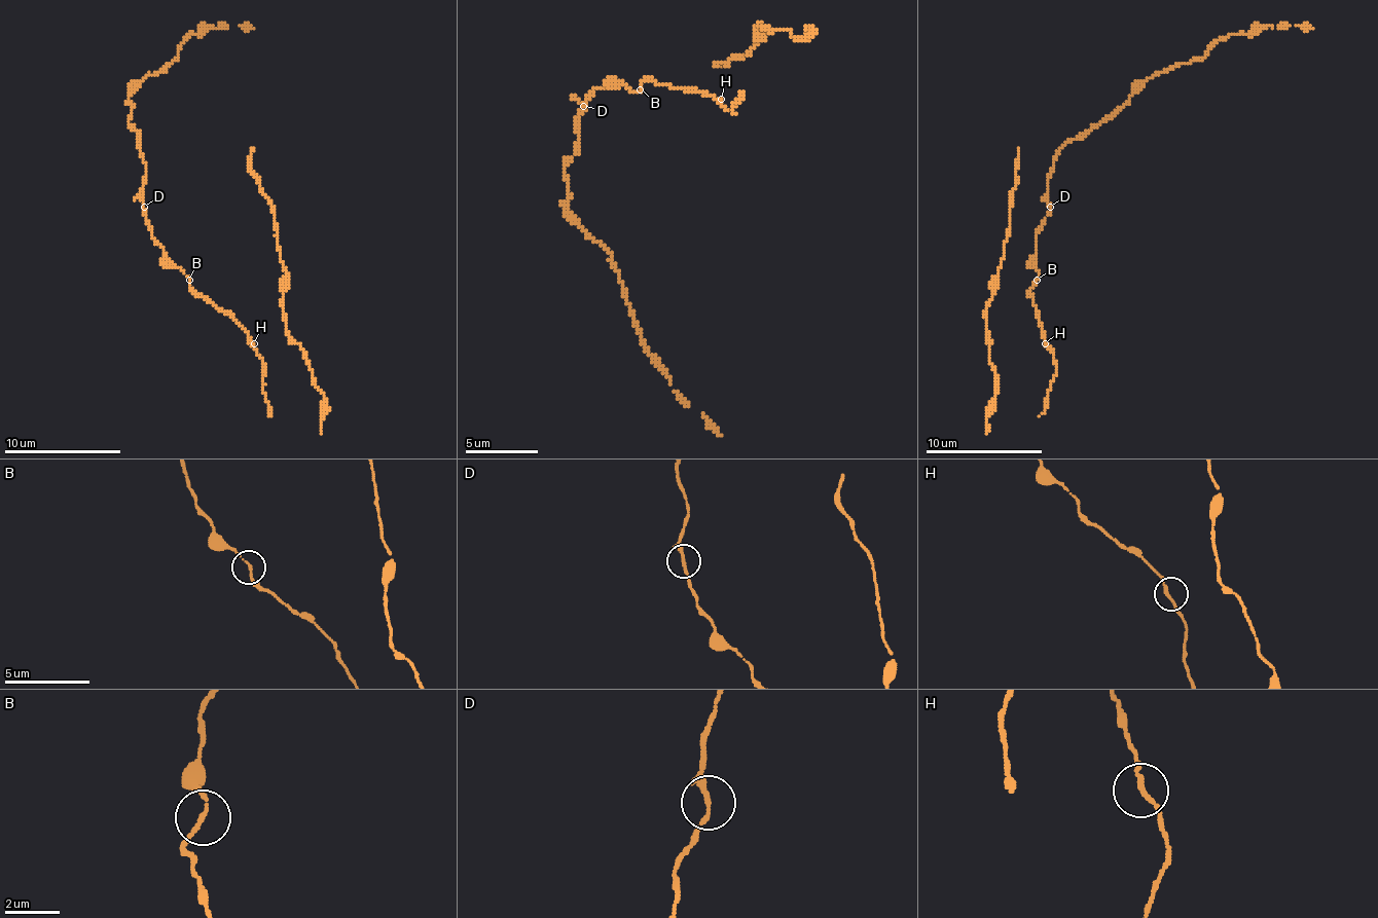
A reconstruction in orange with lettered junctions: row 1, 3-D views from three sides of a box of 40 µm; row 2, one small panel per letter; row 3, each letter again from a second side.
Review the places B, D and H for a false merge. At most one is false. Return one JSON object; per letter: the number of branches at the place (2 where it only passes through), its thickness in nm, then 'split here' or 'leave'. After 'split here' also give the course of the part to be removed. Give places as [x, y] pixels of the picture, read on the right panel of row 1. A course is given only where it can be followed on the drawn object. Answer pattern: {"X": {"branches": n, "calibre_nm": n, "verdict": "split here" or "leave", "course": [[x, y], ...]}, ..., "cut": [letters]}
{"B": {"branches": 2, "calibre_nm": 130, "verdict": "leave"}, "D": {"branches": 3, "calibre_nm": 140, "verdict": "leave"}, "H": {"branches": 2, "calibre_nm": 160, "verdict": "leave"}, "cut": []}

